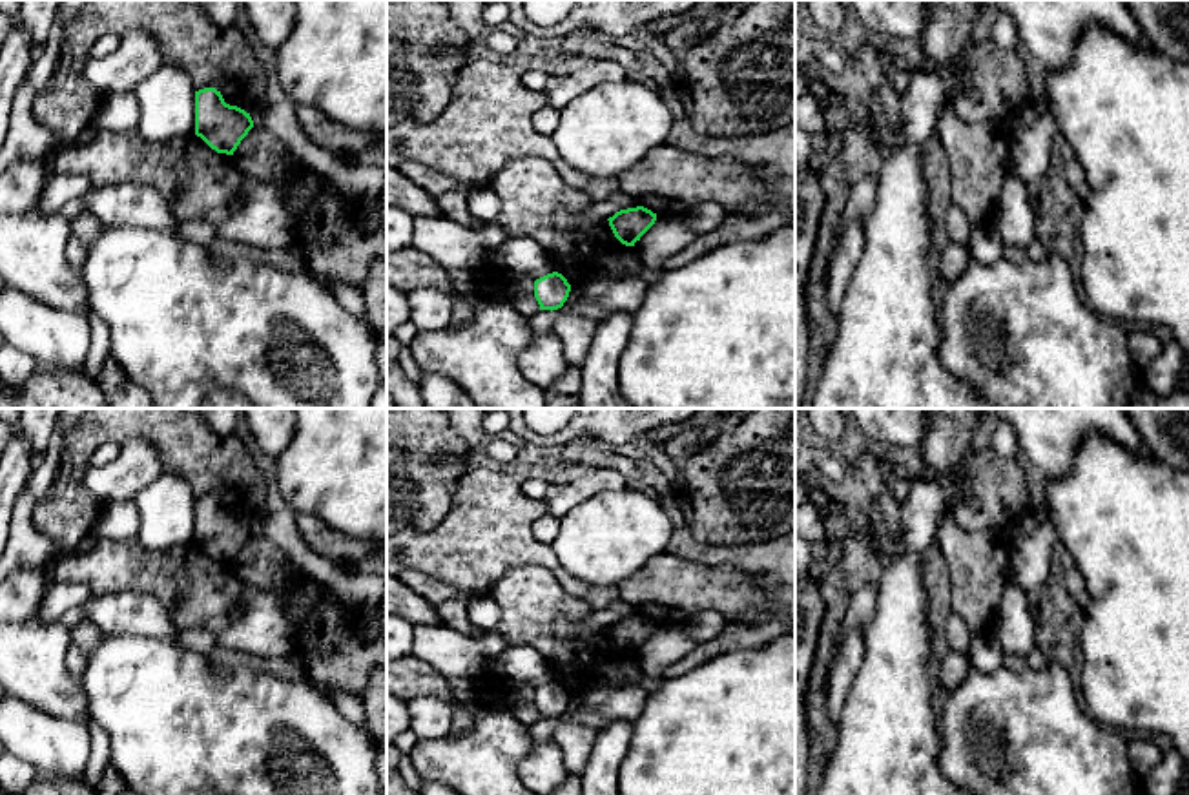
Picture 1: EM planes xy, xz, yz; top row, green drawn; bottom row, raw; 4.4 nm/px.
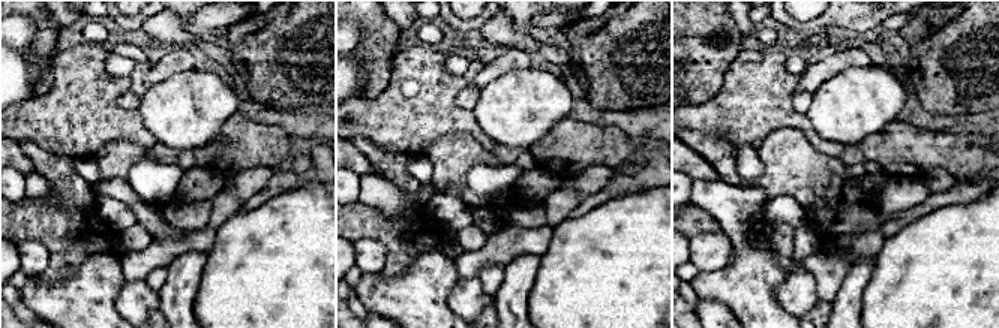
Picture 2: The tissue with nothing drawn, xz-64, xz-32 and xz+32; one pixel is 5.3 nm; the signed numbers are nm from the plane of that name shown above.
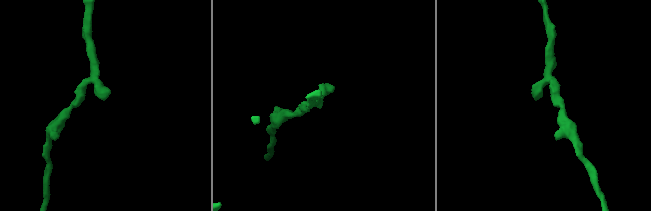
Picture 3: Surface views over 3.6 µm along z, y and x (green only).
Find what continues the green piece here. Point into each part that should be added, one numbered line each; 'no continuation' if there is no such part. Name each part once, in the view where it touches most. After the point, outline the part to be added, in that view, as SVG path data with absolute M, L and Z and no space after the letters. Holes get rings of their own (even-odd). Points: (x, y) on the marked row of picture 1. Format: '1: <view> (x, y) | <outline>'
no continuation

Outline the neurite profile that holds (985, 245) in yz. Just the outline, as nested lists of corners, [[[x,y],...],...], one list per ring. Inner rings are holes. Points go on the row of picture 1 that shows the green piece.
[[[990,221],[972,226],[967,241],[972,261],[992,264],[1005,255],[1005,243]]]

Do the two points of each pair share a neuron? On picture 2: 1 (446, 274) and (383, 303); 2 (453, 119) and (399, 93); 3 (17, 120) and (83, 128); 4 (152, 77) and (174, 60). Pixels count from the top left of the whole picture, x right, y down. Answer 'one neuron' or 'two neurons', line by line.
1: one neuron
2: one neuron
3: one neuron
4: one neuron

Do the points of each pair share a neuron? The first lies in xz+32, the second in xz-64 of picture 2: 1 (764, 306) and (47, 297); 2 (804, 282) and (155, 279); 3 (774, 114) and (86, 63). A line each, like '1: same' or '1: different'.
1: same
2: different
3: same

